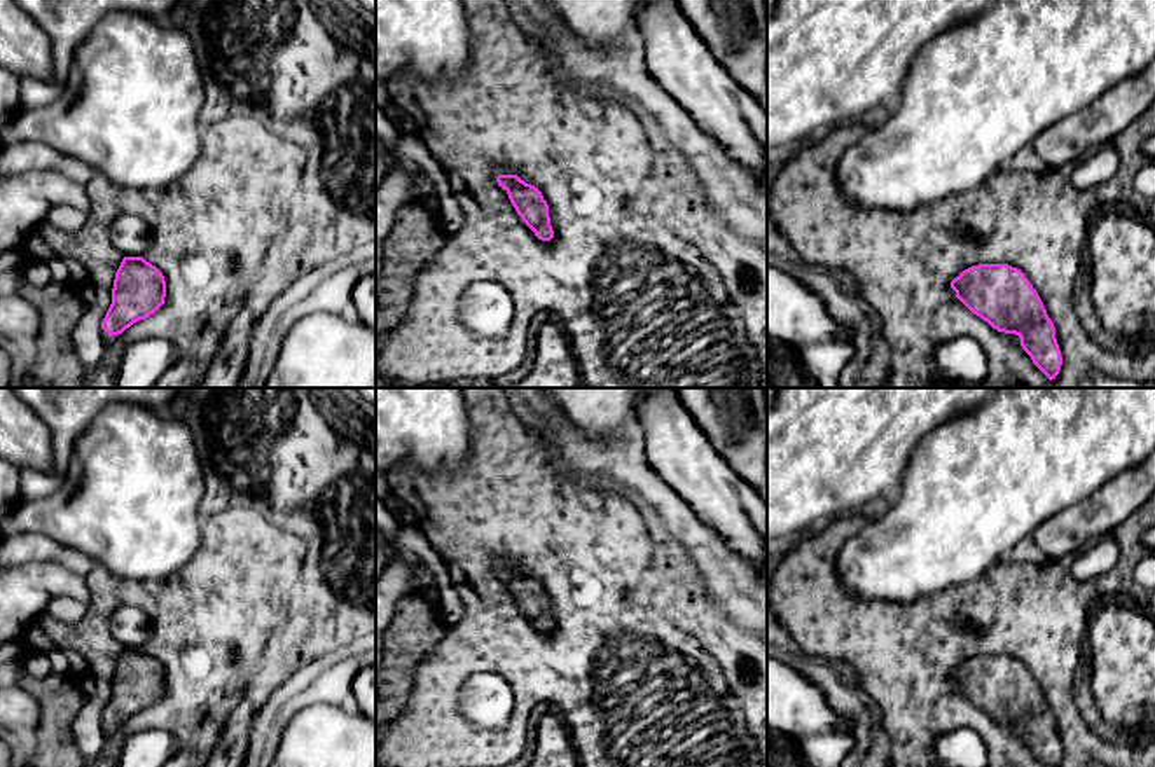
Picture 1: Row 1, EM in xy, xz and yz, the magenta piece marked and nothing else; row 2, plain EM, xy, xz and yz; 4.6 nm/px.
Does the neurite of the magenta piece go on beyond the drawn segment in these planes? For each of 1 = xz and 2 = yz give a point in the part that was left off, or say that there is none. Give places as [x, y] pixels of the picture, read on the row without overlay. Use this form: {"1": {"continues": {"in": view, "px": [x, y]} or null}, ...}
{"1": {"continues": null}, "2": {"continues": null}}

